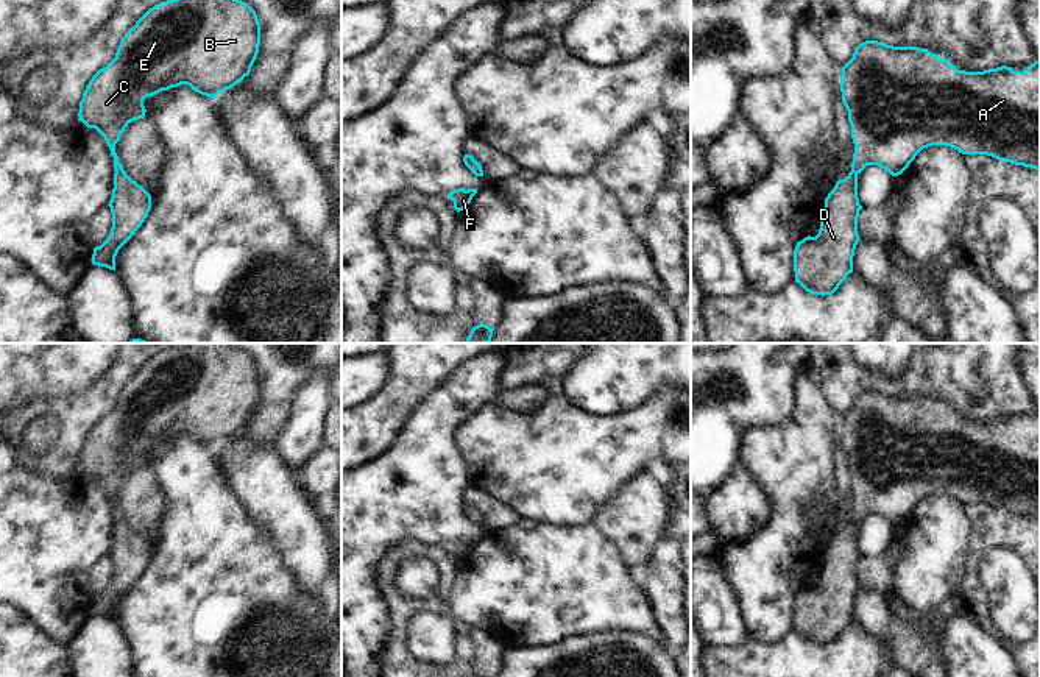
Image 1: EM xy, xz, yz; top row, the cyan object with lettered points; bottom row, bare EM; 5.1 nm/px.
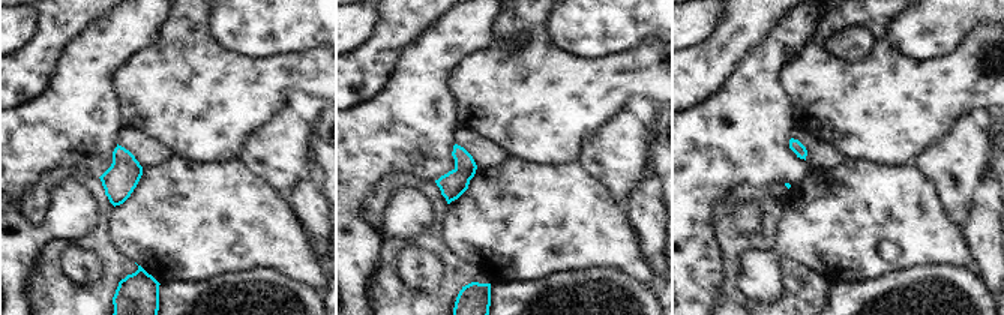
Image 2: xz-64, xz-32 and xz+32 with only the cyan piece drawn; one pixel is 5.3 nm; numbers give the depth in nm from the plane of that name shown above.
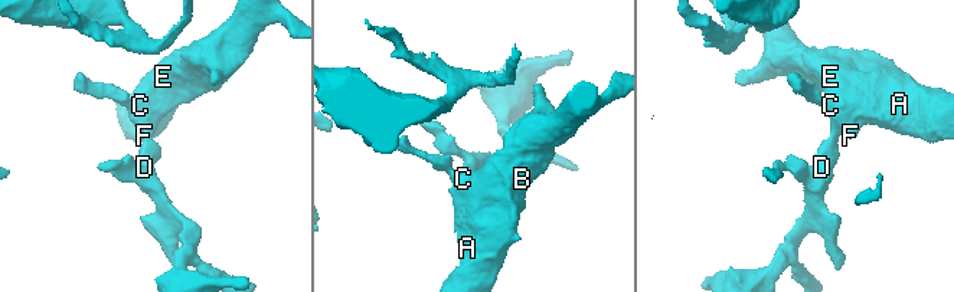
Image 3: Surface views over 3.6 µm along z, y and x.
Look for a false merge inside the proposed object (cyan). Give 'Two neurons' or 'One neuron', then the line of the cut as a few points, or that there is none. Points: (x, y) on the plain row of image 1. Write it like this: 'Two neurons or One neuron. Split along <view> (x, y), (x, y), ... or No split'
One neuron. No split

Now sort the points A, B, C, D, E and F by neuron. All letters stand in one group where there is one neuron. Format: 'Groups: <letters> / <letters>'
Groups: A B C D E F

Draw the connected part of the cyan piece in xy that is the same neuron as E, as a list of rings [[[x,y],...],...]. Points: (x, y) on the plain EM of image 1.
[[[182,343],[150,357],[122,387],[115,407],[89,431],[80,451],[80,471],[95,477],[114,507],[114,538],[109,551],[112,577],[108,588],[94,597],[92,613],[115,621],[119,599],[142,576],[151,558],[151,544],[133,530],[119,512],[115,493],[125,477],[145,466],[143,449],[162,440],[190,435],[195,441],[215,446],[249,424],[260,395],[256,360],[229,343]]]

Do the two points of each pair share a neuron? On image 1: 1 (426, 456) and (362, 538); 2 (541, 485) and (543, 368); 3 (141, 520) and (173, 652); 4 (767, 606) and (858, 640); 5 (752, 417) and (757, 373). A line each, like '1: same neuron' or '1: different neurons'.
1: same neuron
2: same neuron
3: different neurons
4: different neurons
5: same neuron

